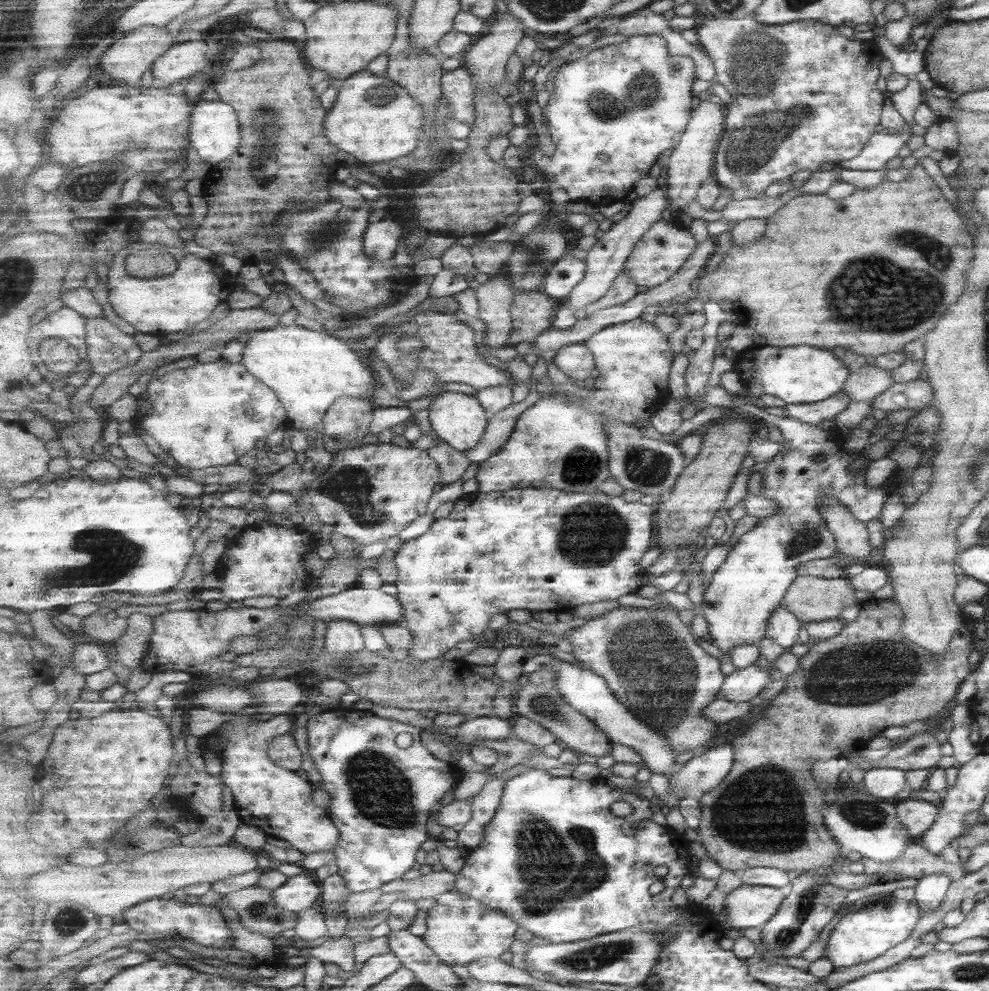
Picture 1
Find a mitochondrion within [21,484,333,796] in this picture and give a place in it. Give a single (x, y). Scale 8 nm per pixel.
(110, 556)

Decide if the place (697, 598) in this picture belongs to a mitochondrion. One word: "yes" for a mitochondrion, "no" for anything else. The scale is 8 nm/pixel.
no

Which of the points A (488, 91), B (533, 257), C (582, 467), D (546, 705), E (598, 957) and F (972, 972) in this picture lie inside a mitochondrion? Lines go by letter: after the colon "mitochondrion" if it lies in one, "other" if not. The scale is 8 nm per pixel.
A: other
B: mitochondrion
C: mitochondrion
D: mitochondrion
E: mitochondrion
F: mitochondrion

